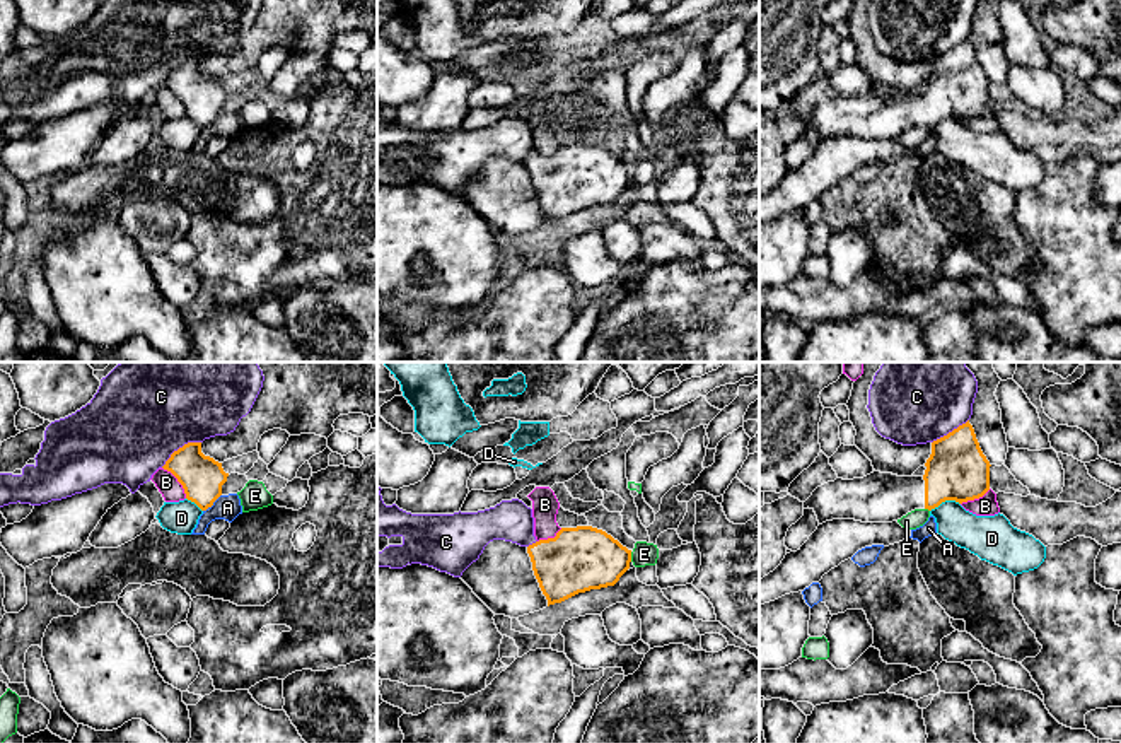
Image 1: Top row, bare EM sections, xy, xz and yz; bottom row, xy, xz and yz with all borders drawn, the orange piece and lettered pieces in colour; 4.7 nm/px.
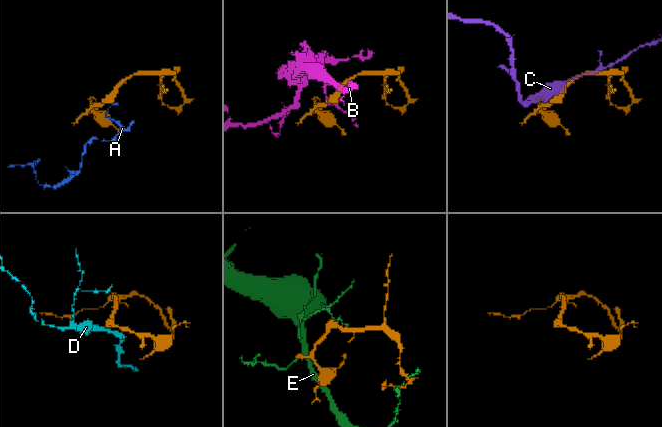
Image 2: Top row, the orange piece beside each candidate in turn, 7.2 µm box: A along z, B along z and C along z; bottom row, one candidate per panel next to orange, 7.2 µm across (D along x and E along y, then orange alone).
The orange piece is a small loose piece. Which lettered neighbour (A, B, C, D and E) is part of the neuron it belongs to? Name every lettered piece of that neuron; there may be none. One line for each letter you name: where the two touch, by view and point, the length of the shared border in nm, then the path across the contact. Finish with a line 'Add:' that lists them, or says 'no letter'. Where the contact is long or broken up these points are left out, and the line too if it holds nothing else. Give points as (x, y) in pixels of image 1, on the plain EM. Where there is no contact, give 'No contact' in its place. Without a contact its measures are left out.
Add: no letter

